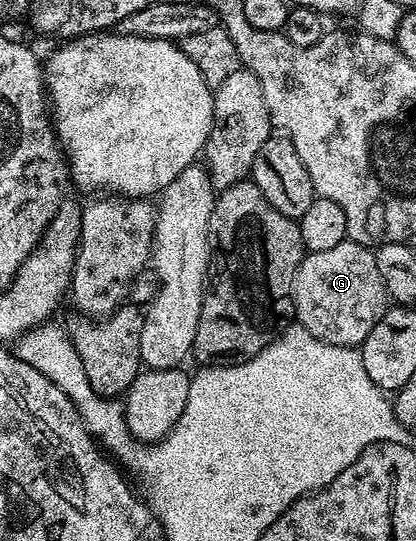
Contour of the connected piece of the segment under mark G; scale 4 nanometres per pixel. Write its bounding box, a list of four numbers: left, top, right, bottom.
[293,239,386,347]

